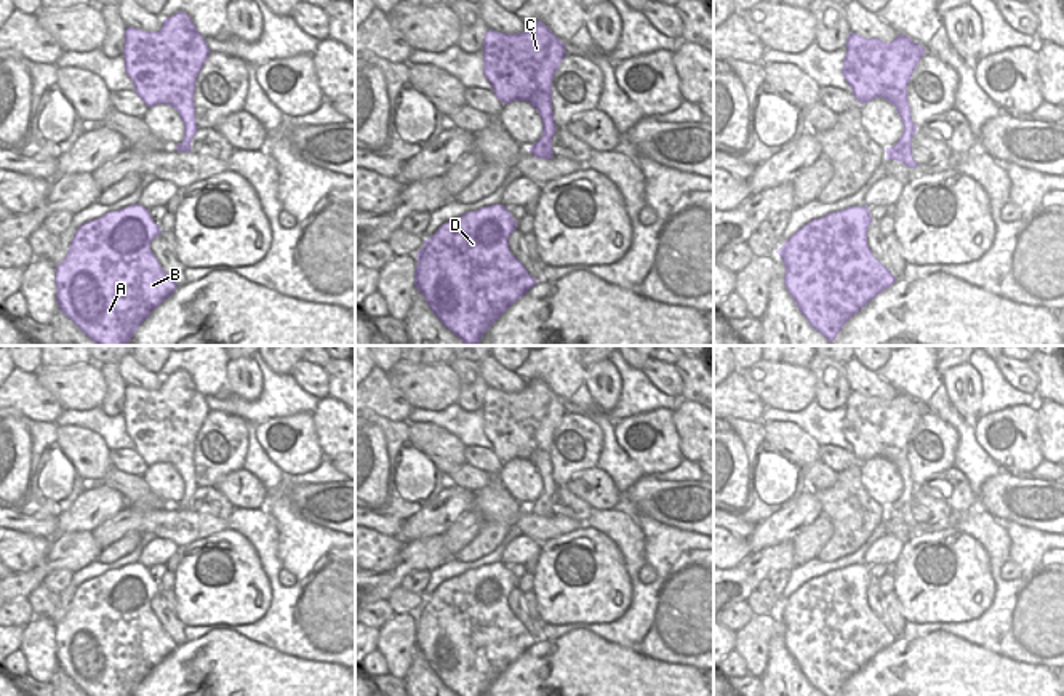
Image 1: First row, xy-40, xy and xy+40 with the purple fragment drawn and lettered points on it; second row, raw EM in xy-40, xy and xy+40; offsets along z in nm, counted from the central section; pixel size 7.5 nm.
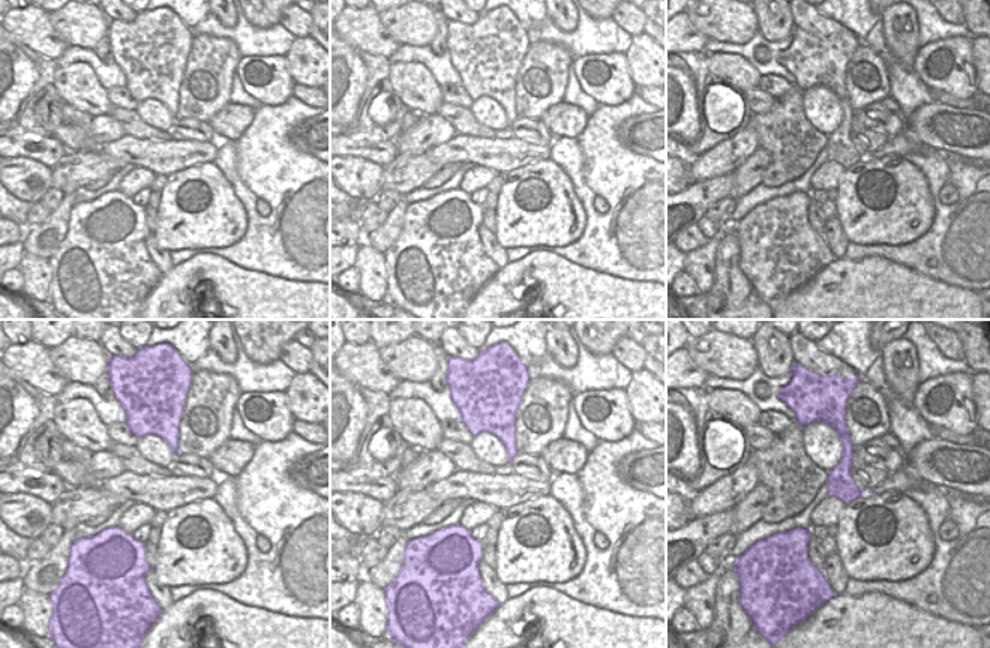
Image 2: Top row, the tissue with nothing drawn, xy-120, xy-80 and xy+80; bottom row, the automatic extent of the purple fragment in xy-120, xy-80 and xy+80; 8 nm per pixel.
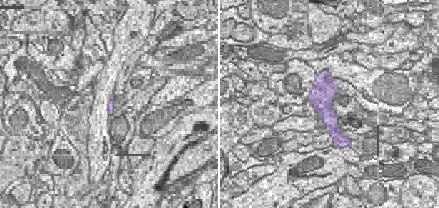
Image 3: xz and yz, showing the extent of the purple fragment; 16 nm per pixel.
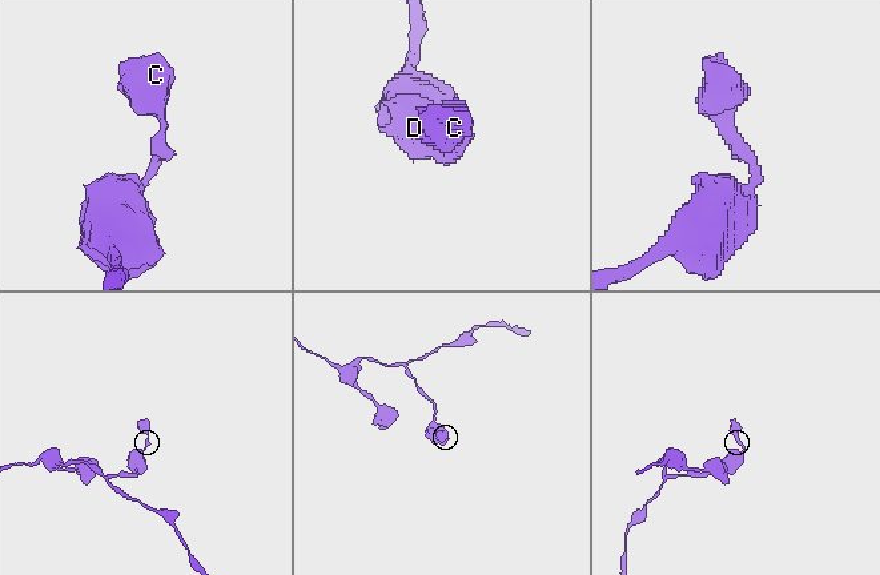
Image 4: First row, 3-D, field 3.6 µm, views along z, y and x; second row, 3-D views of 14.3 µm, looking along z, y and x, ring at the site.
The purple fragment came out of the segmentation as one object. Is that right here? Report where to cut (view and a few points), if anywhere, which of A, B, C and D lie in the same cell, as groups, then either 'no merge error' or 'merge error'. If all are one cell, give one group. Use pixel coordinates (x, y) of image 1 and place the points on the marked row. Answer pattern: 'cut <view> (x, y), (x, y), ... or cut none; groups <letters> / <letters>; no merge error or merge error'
cut none; groups A B C D; no merge error

